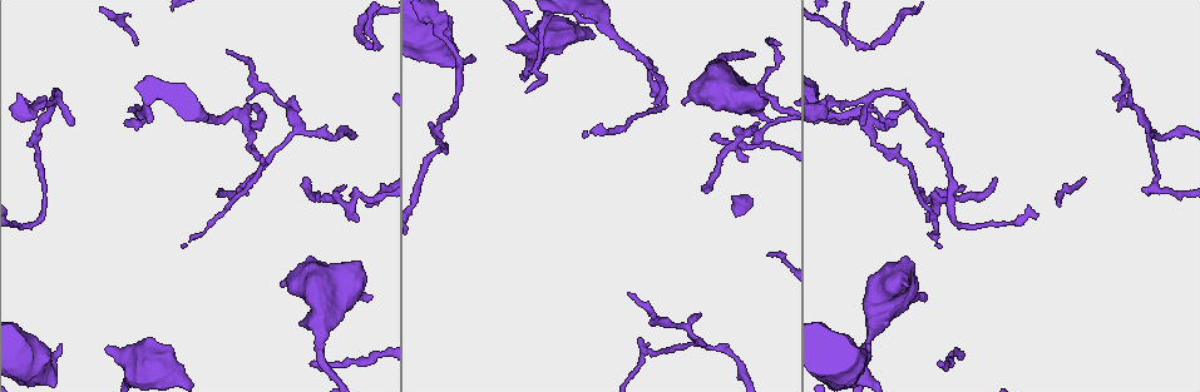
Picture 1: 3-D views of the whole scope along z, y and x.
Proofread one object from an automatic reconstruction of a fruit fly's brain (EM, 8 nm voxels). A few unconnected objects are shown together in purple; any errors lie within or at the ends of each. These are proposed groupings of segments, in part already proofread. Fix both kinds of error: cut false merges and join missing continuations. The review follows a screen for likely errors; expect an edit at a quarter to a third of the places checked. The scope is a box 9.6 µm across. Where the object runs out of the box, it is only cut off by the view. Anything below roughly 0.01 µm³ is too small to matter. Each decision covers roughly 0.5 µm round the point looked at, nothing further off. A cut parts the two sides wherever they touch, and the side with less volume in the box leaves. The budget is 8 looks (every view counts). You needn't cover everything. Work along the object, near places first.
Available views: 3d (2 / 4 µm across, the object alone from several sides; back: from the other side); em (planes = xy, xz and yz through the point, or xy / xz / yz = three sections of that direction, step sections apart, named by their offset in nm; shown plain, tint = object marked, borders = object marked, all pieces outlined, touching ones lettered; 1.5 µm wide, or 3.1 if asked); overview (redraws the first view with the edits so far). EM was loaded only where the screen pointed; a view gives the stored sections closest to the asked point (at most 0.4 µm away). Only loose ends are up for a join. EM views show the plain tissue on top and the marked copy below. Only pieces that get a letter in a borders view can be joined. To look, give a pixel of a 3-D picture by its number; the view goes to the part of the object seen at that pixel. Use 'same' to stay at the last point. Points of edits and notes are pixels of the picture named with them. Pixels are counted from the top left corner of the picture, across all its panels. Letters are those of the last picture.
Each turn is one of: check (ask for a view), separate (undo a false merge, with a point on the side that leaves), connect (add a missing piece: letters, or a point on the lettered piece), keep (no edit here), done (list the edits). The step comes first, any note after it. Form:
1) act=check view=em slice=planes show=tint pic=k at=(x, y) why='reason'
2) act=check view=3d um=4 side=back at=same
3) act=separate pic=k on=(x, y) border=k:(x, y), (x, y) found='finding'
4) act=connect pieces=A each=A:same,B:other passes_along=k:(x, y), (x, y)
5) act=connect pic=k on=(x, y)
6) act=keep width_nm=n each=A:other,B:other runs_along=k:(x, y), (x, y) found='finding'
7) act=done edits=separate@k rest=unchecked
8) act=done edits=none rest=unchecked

act=check view=3d um=2 pic=1 at=(252, 105)

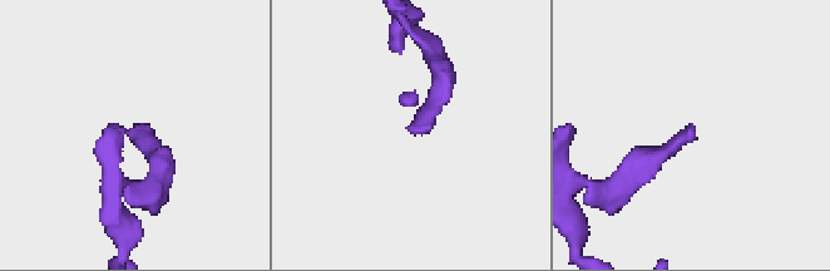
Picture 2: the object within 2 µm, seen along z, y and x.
act=check view=em slice=xy step=4 show=borders pic=2 at=(129, 129) why='shape alone is not enough'

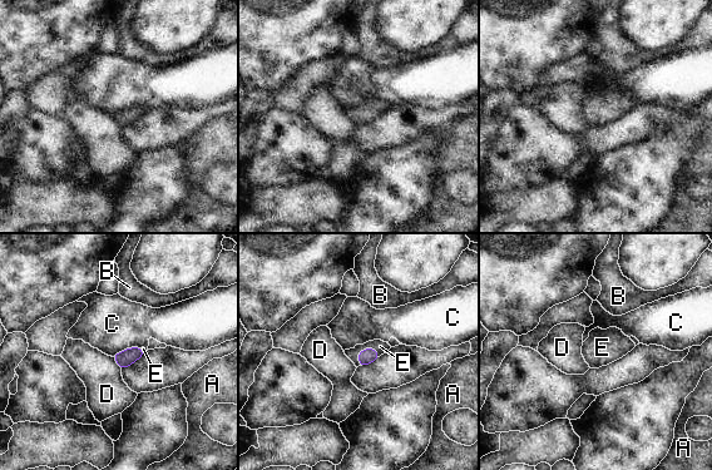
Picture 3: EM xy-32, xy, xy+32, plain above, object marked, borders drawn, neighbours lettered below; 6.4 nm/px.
act=connect pic=3 on=(380, 346) longest_contact=C:200nm each=A:other,B:other,C:other,D:other,E:same passes_along=3:(366, 356), (366, 349), (380, 346) found='the neuron continues'

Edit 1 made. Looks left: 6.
act=check view=overview why='redraw'

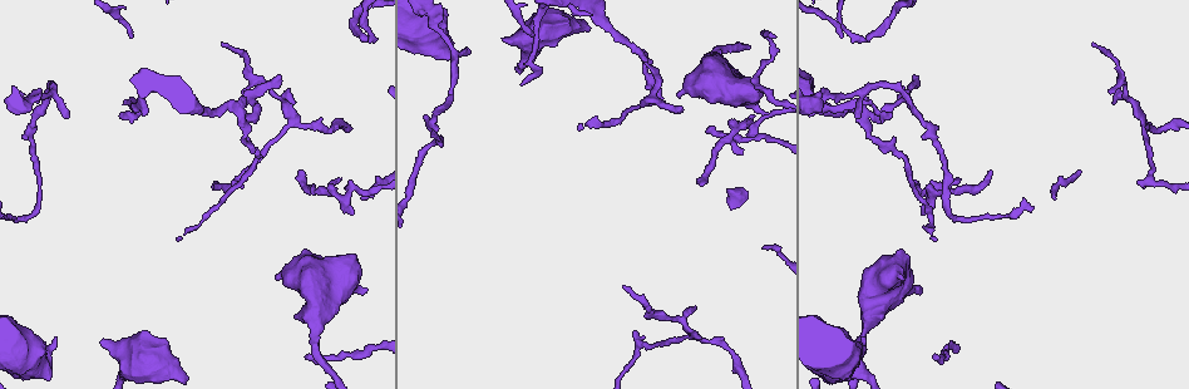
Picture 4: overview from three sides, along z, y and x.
act=check view=em slice=planes show=borders pic=4 at=(344, 255) why='thick end'

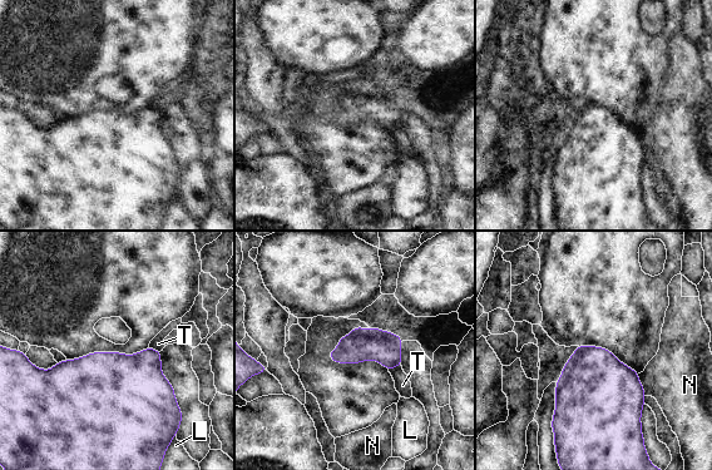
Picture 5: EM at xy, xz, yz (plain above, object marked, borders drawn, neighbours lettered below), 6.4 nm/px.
act=keep each=L:other,N:other,T:other found='no lettered piece goes on from it'

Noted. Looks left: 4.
act=check view=em slice=xz step=4 show=tint pic=4 at=(291, 119)

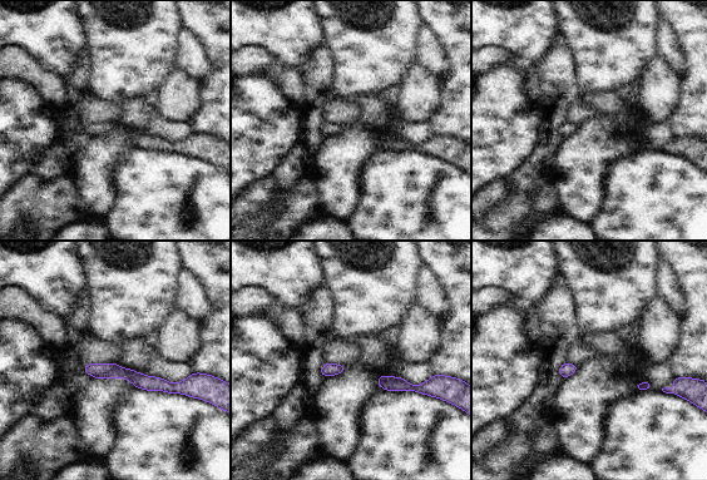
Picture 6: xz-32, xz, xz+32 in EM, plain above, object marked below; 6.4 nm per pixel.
act=check view=em slice=planes show=tint at=same

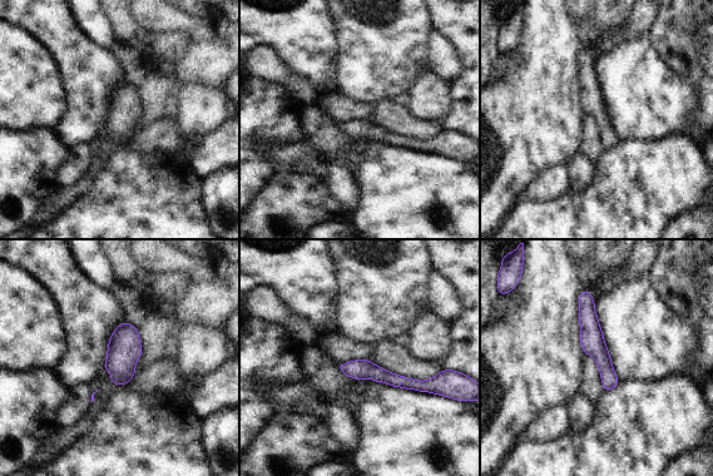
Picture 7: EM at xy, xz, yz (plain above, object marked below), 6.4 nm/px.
act=check view=em slice=planes show=borders at=same why='see the neighbours'

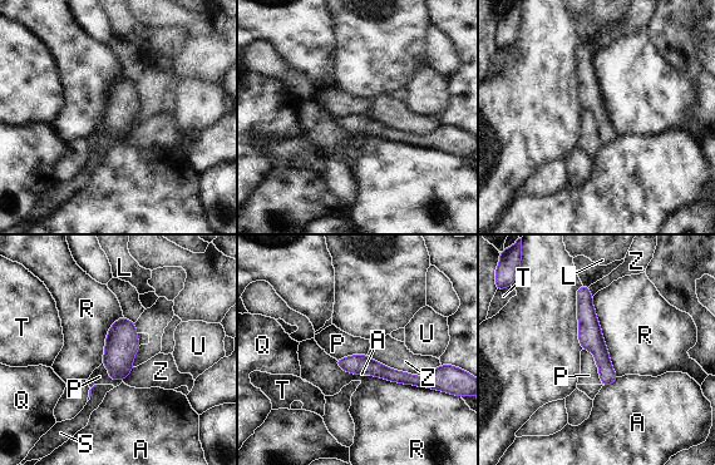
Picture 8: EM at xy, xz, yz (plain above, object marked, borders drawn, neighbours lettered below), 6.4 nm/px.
act=keep each=A:other,L:other,P:other,Q:other,R:other,S:other,T:other,U:other,Z:other runs_along=8:(582, 290), (607, 381) found='one neuron here'

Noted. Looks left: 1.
act=done edits=connect@3 rest=unchecked

